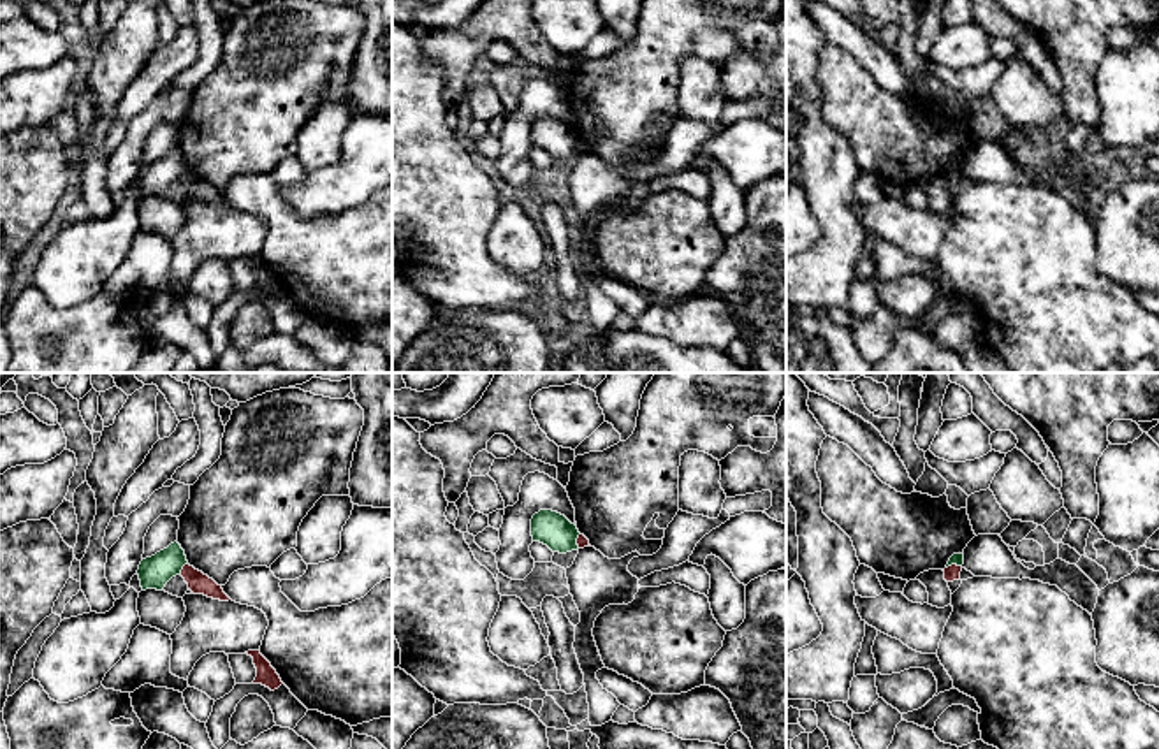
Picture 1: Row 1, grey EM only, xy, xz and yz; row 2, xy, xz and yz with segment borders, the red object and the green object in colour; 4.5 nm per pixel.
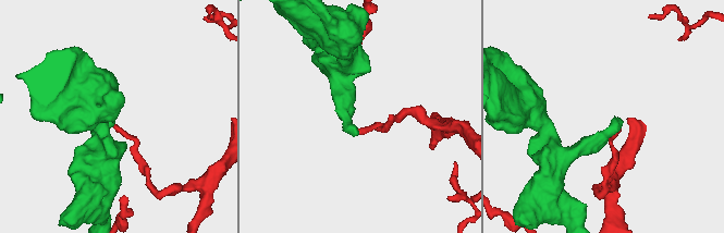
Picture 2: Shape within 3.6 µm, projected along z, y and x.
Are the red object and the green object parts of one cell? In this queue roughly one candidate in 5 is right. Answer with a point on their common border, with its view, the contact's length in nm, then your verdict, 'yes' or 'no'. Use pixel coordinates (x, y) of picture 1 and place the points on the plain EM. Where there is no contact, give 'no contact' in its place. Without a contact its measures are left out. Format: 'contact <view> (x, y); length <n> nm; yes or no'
contact xy (183, 174); length 70 nm; no

